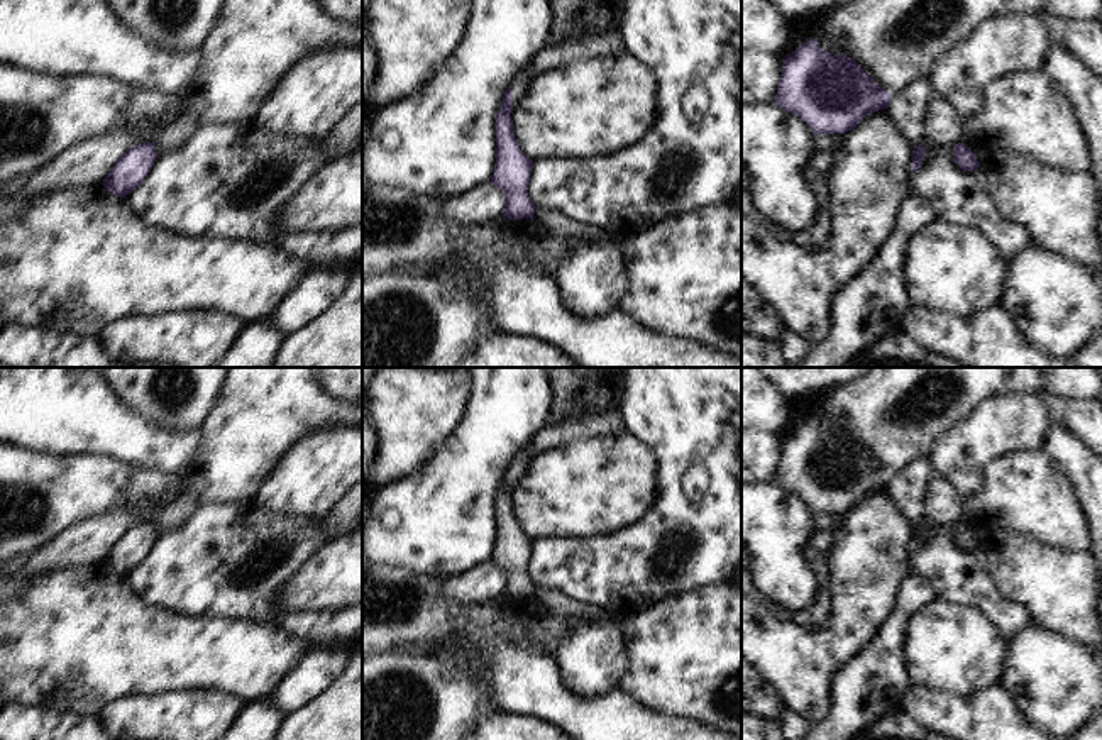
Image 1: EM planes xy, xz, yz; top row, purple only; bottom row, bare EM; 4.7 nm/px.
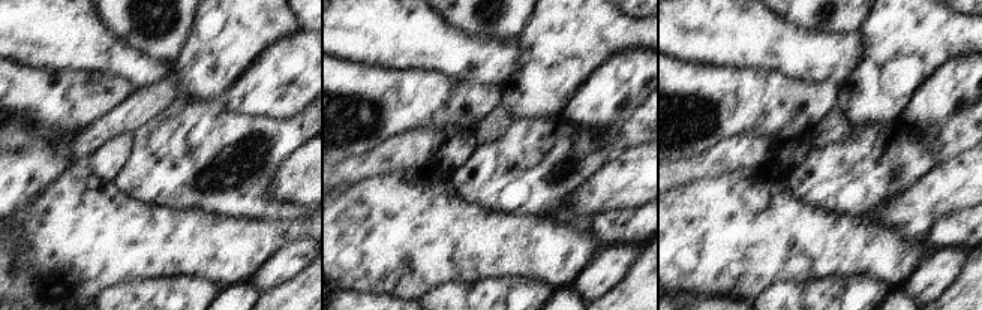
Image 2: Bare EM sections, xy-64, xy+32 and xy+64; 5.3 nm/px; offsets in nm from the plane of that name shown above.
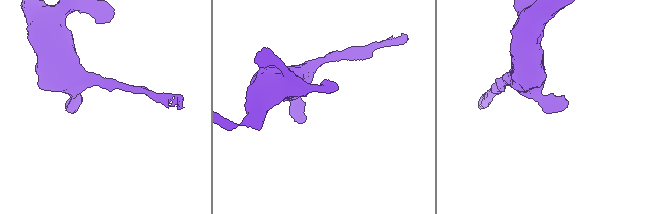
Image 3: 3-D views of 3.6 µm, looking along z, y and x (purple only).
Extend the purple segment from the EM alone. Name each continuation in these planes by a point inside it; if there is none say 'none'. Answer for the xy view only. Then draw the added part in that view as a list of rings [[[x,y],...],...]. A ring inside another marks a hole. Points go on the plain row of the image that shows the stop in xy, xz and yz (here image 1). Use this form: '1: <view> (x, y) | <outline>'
none

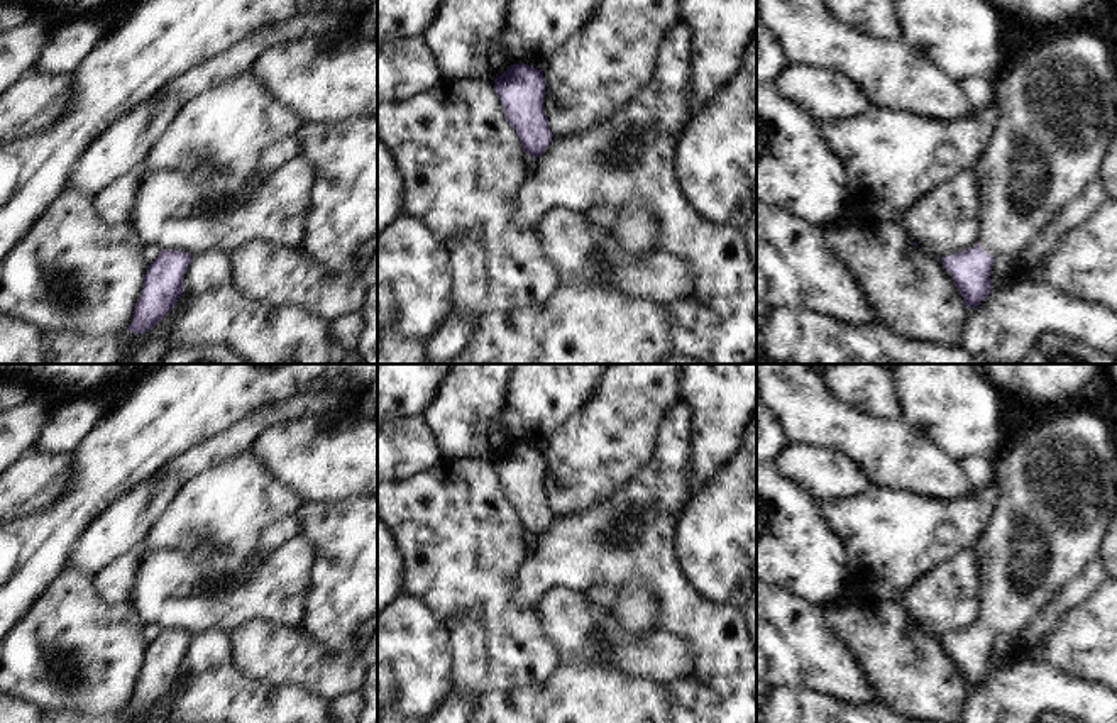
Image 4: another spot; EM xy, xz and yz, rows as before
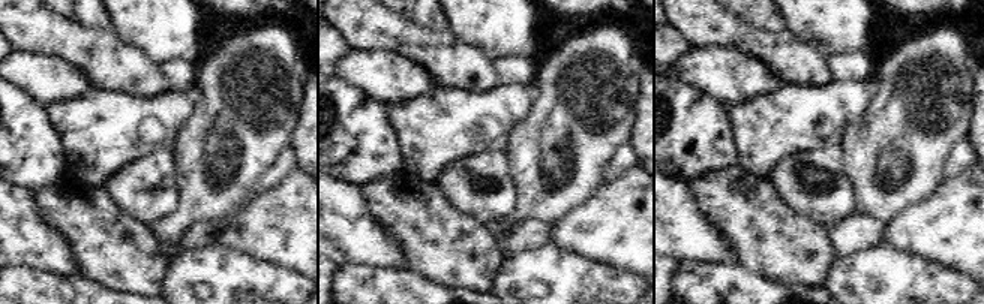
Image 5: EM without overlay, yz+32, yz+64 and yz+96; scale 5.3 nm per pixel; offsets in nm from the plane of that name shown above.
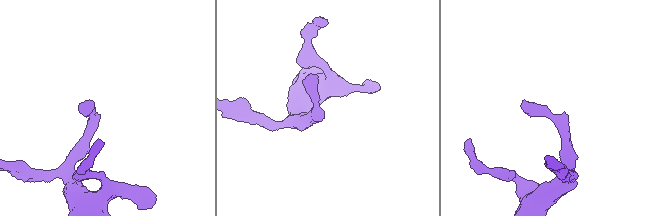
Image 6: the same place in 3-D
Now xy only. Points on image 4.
none

